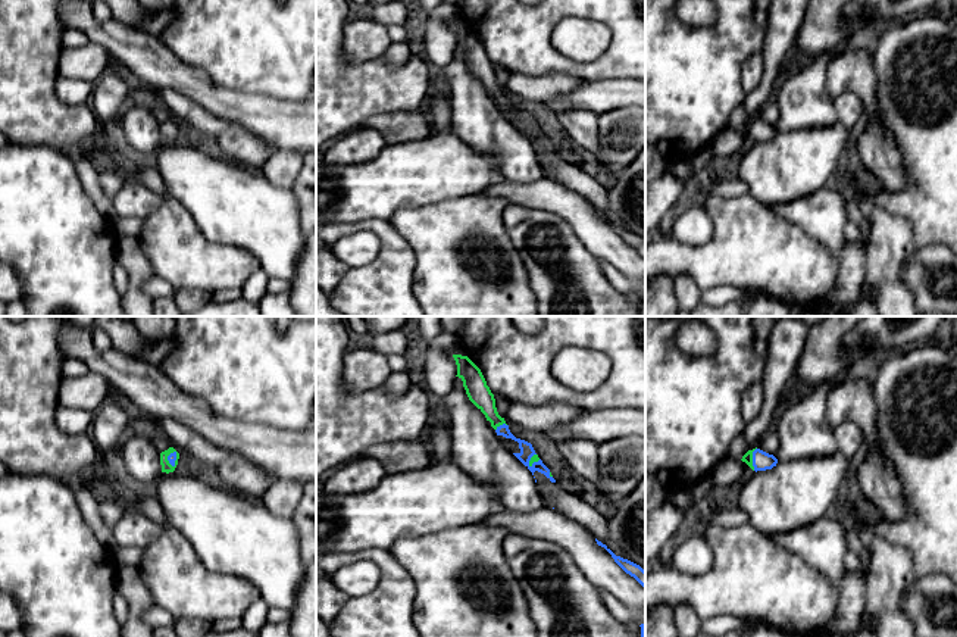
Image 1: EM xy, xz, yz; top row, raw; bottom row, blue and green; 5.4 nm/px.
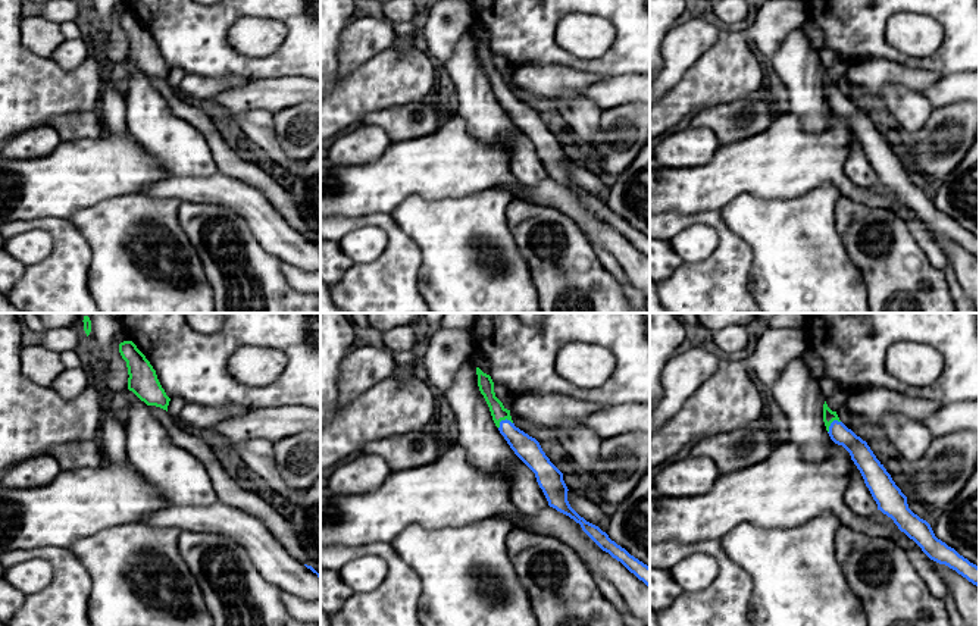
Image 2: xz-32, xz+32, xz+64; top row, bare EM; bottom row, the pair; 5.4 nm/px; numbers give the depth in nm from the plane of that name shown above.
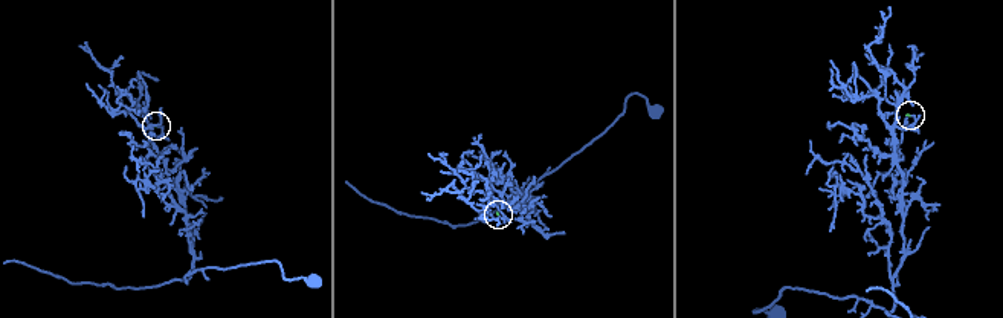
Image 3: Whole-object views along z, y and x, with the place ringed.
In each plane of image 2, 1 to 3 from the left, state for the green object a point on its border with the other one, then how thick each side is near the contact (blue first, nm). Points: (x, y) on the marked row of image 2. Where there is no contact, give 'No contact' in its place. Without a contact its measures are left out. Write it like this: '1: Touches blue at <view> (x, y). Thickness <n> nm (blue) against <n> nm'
1: No contact
2: Touches blue at xz+32 (503, 421). Thickness 140 nm (blue) against 90 nm
3: Touches blue at xz+64 (831, 423). Thickness 120 nm (blue) against 70 nm

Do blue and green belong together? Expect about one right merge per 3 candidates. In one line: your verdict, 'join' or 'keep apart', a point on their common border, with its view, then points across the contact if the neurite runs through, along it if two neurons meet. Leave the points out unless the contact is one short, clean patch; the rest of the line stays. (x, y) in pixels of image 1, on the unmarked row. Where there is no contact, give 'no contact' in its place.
join | yz (753, 130) | across yz (762, 131), (753, 130), (747, 128)

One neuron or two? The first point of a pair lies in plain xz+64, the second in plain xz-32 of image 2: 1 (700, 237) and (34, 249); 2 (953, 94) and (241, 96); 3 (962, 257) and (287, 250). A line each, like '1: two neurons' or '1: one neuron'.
1: one neuron
2: one neuron
3: one neuron

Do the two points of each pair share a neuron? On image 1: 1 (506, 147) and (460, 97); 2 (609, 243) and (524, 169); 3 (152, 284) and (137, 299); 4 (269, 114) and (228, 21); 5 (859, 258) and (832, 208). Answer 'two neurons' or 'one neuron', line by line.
1: one neuron
2: two neurons
3: two neurons
4: two neurons
5: one neuron

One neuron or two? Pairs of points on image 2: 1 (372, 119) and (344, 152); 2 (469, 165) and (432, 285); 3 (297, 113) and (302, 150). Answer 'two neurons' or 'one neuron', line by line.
1: two neurons
2: two neurons
3: one neuron

